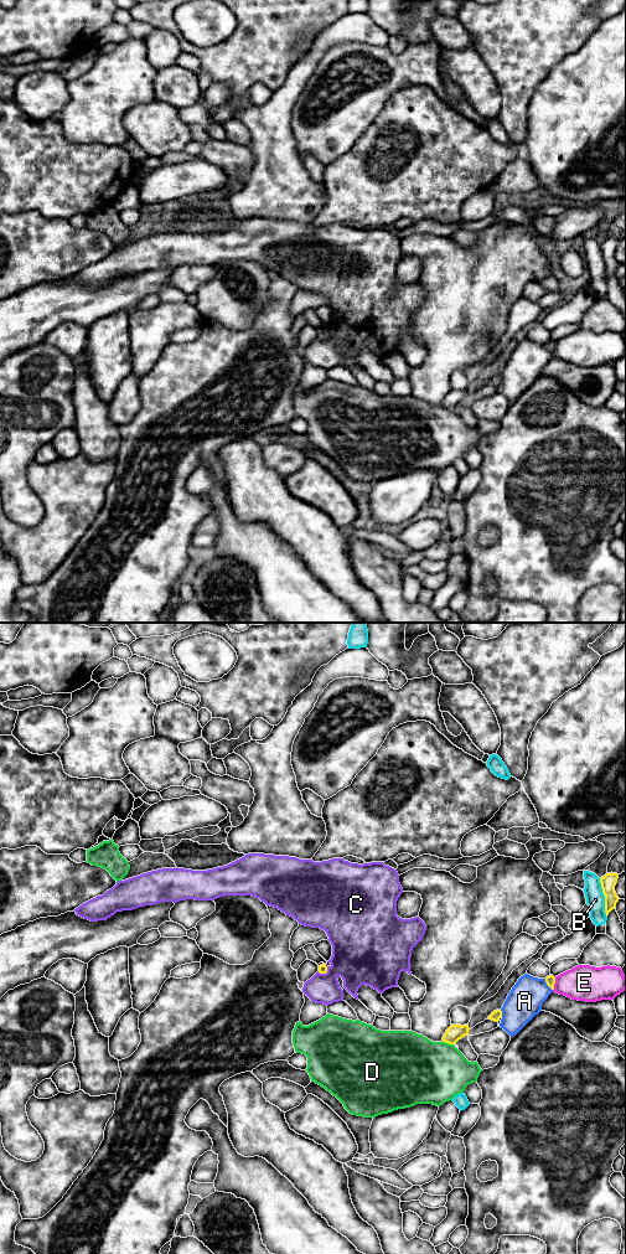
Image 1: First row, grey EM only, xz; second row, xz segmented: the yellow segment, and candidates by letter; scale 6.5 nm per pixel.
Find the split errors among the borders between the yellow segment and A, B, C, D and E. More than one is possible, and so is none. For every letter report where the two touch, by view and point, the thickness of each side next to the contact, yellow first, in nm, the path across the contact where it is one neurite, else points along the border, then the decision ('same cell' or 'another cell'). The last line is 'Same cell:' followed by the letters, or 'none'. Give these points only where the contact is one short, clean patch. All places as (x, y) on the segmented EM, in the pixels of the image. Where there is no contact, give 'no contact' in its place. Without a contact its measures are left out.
A: xz (547, 984) | 60/220 nm | another cell
B: xz (605, 898) | 100/120 nm | another cell
C: xz (324, 973) | 60/360 nm | another cell
D: xz (448, 1042) | 110/420 nm | another cell
E: xz (554, 982) | 60/240 nm | along xz (555, 978), (553, 990) | another cell
Same cell: none

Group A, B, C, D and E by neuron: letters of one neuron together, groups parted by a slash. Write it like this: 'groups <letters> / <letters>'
groups A / B / C / D / E

